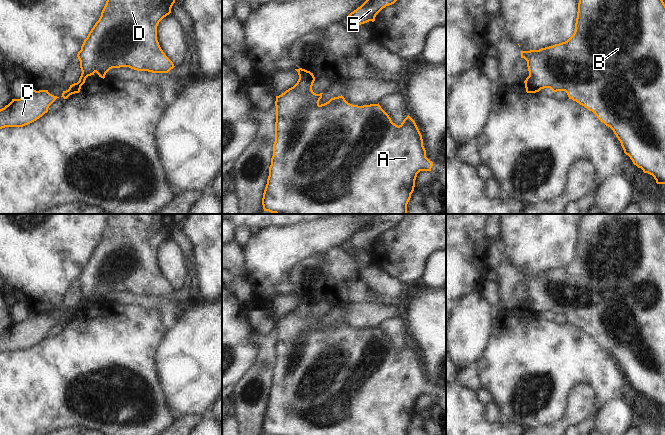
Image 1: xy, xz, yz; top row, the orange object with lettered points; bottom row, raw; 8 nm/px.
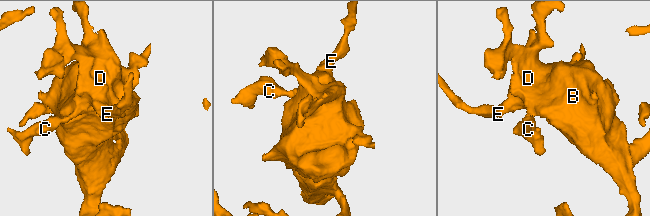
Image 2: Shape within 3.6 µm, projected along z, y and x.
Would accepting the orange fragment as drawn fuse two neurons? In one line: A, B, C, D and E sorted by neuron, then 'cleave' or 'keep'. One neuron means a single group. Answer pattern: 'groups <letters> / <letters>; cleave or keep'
groups A B D E / C; cleave

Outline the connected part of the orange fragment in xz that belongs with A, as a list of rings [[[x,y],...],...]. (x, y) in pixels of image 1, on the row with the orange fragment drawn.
[[[303,69],[297,83],[279,96],[276,96],[275,142],[273,156],[269,167],[269,176],[263,193],[264,211],[275,214],[407,214],[407,204],[414,191],[415,180],[420,171],[431,171],[433,162],[426,157],[422,135],[415,121],[408,115],[398,126],[378,104],[352,105],[341,95],[319,104],[322,94],[312,90],[315,77],[313,73]]]

